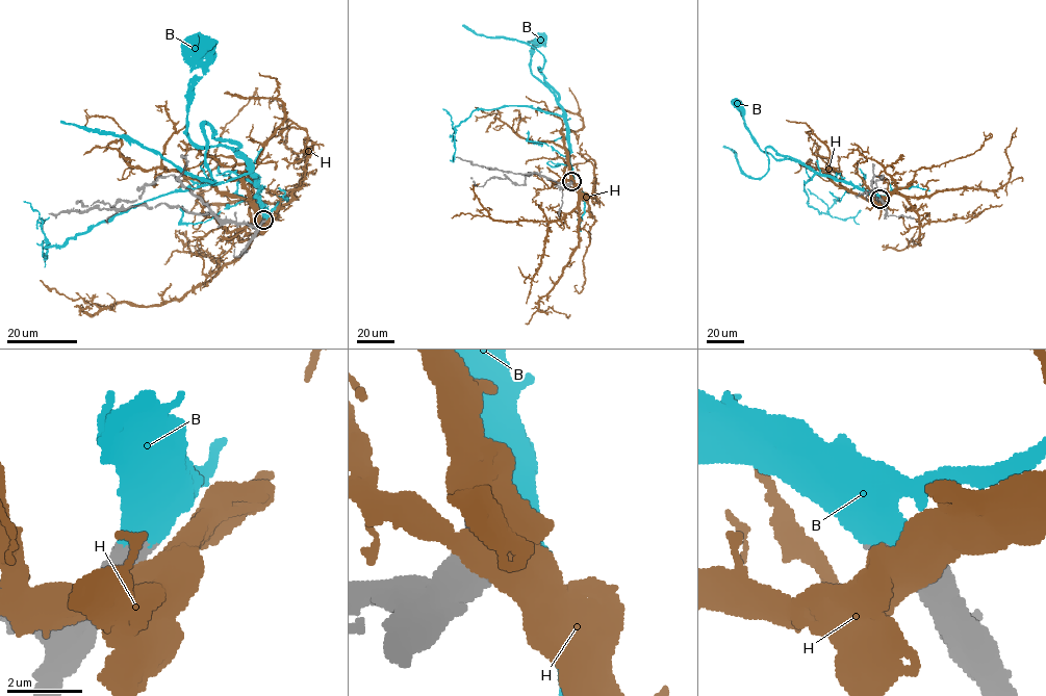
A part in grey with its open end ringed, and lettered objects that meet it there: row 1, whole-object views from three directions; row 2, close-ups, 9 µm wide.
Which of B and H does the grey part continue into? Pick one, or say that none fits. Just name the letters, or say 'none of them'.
B

